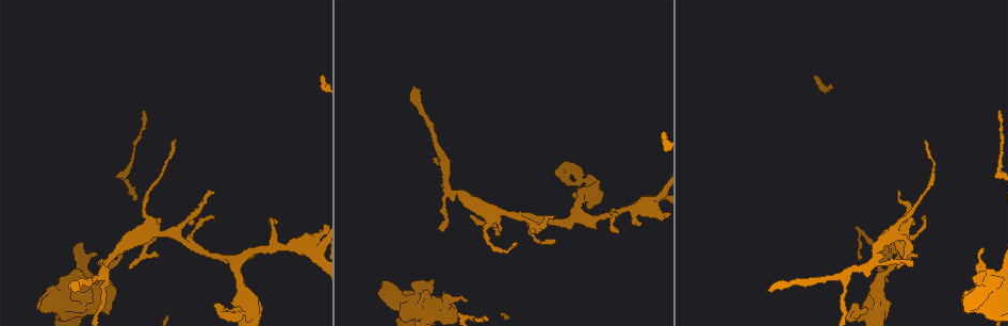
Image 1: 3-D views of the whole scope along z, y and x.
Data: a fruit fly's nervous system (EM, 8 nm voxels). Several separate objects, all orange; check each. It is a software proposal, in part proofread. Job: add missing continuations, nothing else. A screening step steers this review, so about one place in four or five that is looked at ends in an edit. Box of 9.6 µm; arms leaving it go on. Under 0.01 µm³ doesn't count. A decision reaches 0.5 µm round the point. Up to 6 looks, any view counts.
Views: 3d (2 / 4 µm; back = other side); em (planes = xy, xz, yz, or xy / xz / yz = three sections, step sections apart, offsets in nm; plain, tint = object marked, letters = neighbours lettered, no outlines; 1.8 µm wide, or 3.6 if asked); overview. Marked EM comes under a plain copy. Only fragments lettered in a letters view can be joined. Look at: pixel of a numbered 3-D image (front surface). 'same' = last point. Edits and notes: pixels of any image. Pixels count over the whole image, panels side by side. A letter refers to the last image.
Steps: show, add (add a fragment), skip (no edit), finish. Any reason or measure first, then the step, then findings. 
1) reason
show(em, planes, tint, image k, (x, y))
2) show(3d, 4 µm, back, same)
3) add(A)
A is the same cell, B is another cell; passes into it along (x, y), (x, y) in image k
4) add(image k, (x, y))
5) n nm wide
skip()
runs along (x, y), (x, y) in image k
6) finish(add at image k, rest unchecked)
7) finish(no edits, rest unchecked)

thin end
show(3d, 2 µm, image 1, (769, 290))

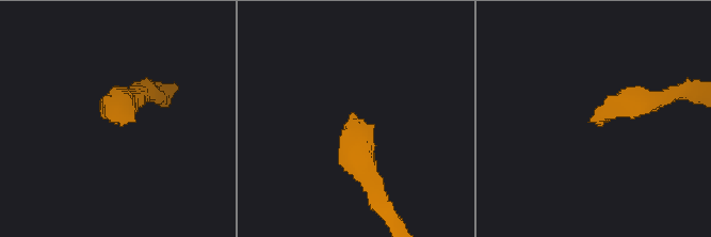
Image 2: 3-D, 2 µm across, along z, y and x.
show(em, planes, tint, image 2, (351, 118))

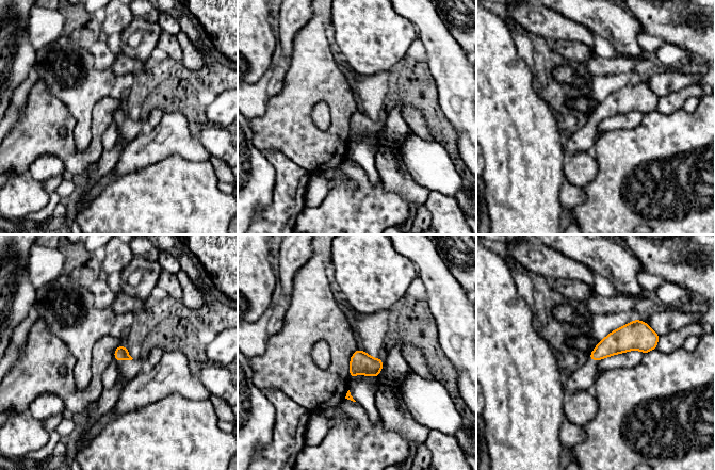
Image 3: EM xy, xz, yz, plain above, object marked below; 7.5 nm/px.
see the neighbours
show(em, planes, letters, same)

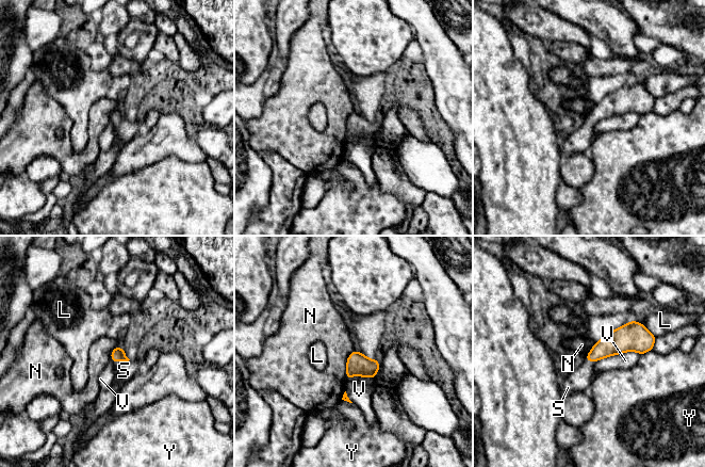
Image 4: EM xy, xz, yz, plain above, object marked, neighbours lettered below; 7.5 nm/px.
100 nm wide
add(S)
S is the same cell, L, N, V and Y are other cells; passes into it along (117, 354), (120, 360), (124, 370) in image 4; it goes on there

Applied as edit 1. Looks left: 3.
show(overview)

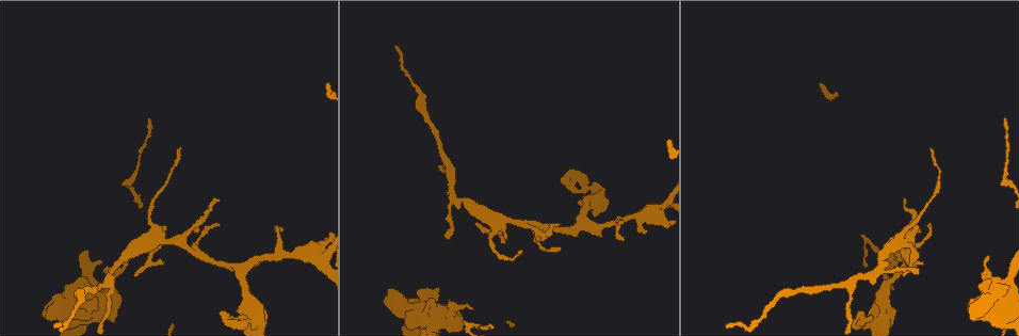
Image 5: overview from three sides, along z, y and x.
branch stops here
show(3d, 2 µm, back, image 5, (470, 308))

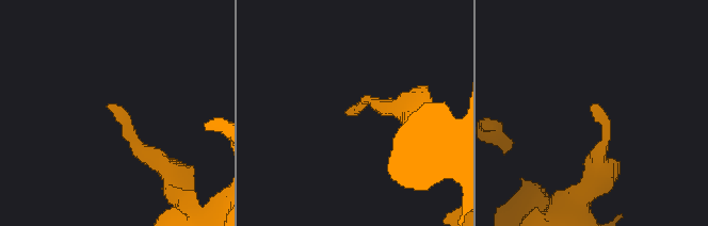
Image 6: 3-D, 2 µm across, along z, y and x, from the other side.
show(em, planes, letters, image 6, (107, 107))

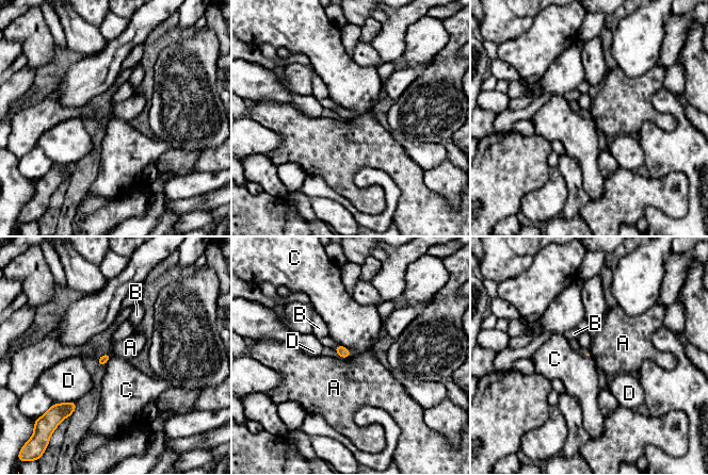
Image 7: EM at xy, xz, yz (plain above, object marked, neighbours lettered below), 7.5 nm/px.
skip()
A, B, C and D are other cells; no lettered fragment goes on from it

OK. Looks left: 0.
finish(add at image 4, rest unchecked)

